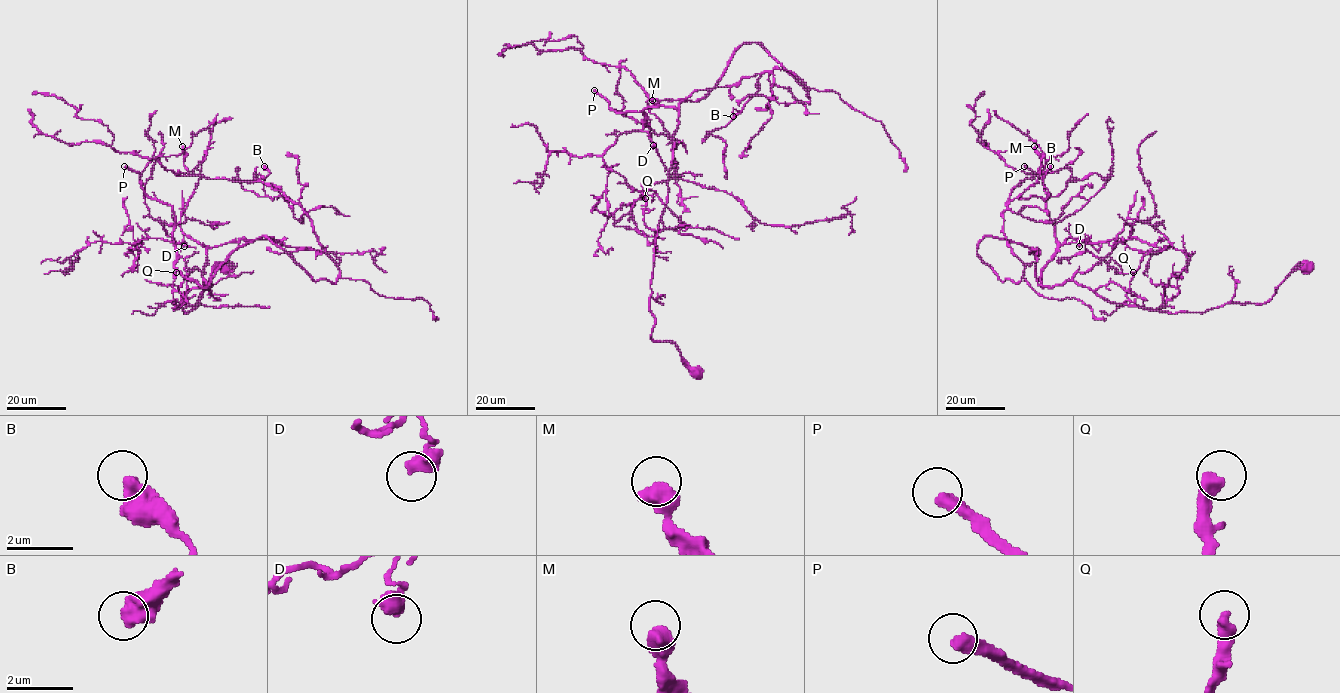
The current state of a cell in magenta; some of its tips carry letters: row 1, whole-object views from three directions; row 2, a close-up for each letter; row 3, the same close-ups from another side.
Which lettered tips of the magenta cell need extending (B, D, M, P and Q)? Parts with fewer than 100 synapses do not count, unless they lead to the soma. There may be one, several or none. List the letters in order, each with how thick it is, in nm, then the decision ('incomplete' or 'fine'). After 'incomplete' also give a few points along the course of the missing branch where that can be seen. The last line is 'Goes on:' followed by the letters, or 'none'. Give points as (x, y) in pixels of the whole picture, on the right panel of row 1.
B: 550 nm | fine
D: 480 nm | fine
M: 600 nm | fine
P: 360 nm | incomplete | (1024, 166), (1019, 143), (978, 89), (981, 83), (1004, 72), (1056, 26), (1075, 26), (1081, 23), (1093, 27)
Q: 400 nm | fine
Goes on: P

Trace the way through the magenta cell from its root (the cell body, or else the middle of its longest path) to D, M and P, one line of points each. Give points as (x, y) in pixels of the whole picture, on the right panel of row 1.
D: (1306, 266), (1263, 304), (1171, 313), (1113, 304), (1073, 281), (1042, 287), (1055, 251), (1079, 246)
M: (1306, 266), (1263, 304), (1171, 313), (1041, 286), (986, 236), (1002, 281), (1034, 146)
P: (1306, 266), (1263, 304), (1204, 312), (1113, 304), (1073, 281), (1042, 287), (1058, 242), (1043, 181), (1024, 166)

